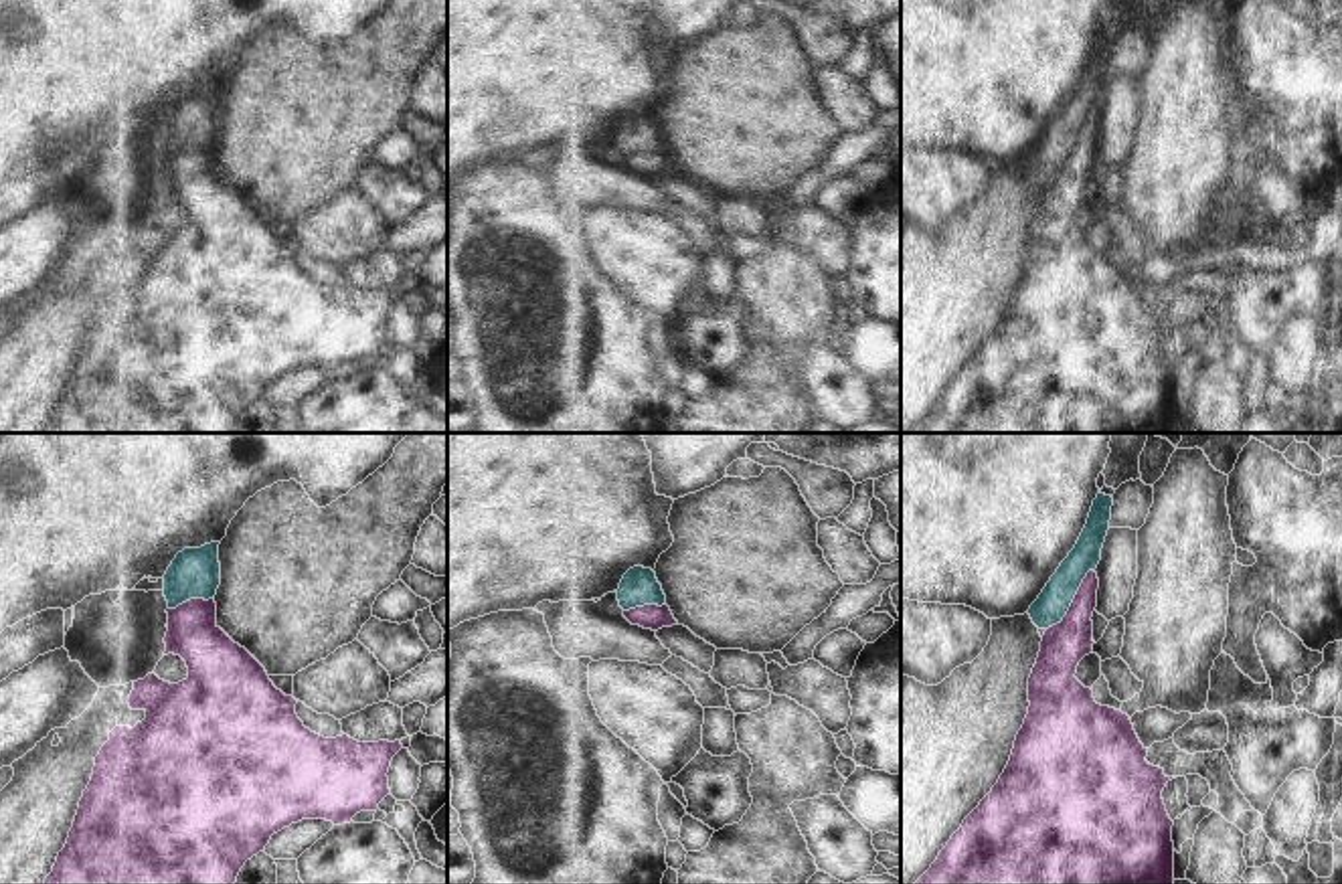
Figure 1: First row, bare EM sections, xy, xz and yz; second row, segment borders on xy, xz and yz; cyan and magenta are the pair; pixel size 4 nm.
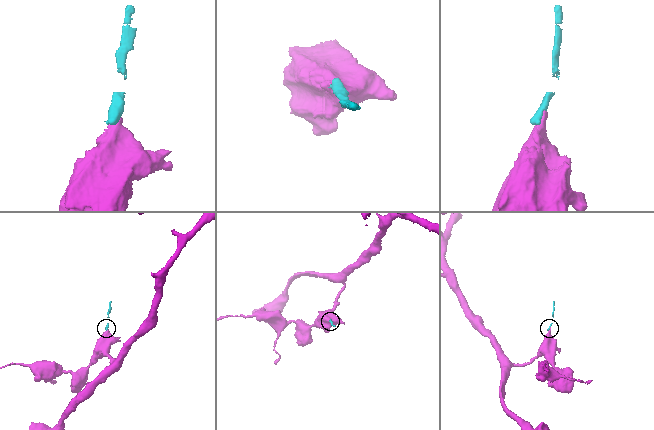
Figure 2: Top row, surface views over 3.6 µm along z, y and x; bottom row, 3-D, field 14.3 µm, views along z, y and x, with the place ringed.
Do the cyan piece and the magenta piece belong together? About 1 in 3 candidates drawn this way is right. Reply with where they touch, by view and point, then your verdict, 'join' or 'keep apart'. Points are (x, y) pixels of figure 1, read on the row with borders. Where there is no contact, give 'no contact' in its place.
yz (1071, 601) | keep apart

